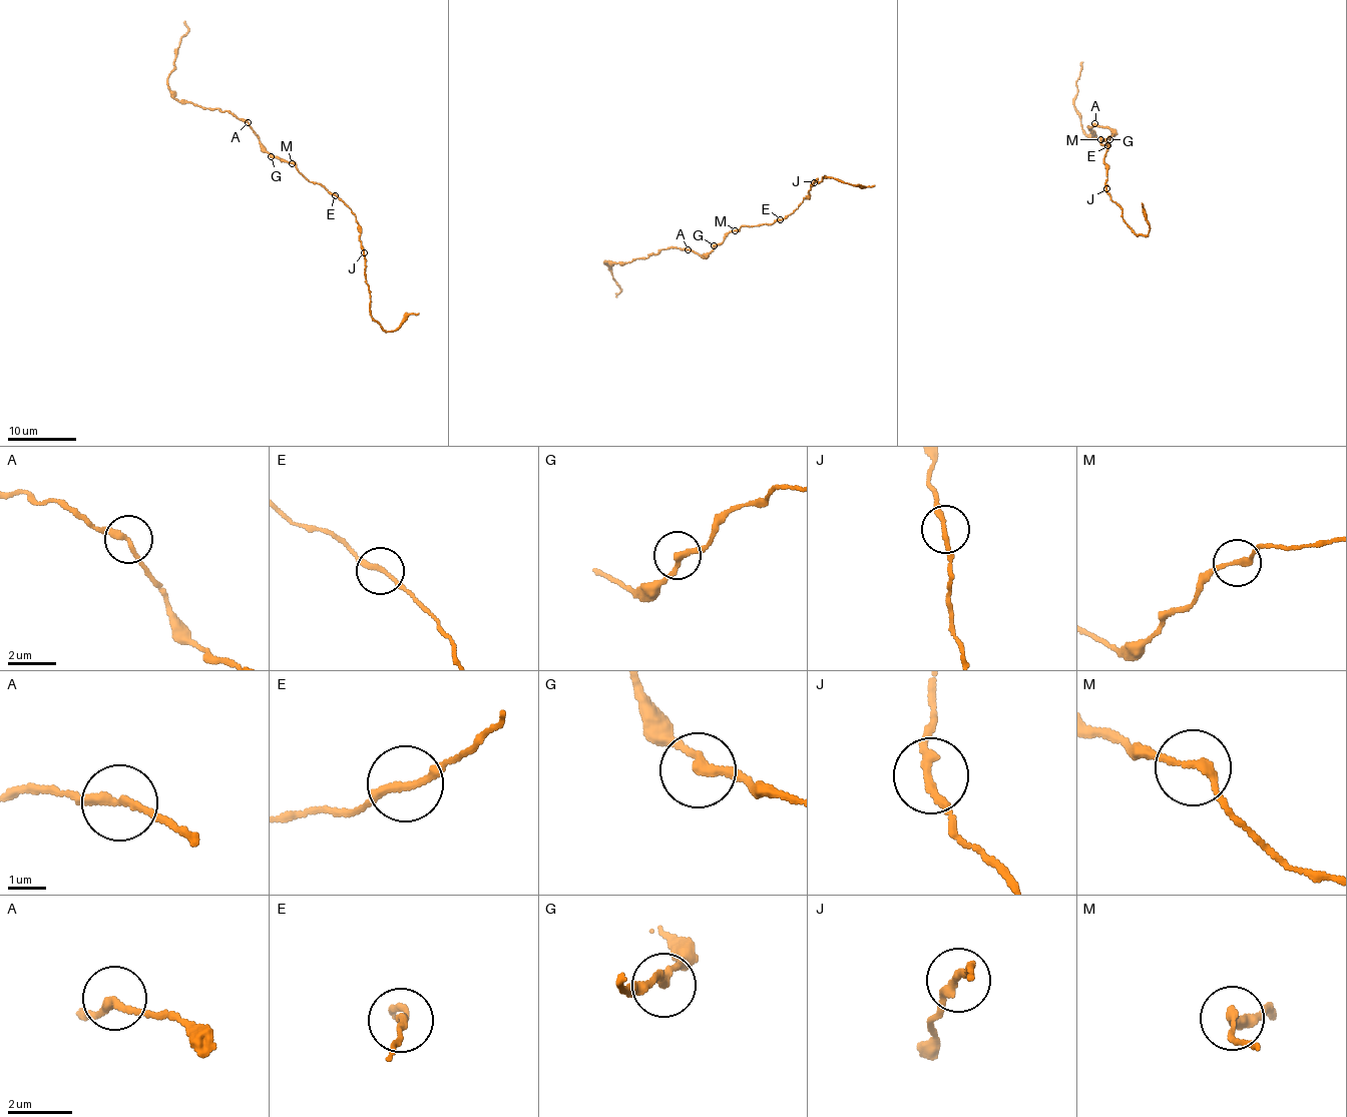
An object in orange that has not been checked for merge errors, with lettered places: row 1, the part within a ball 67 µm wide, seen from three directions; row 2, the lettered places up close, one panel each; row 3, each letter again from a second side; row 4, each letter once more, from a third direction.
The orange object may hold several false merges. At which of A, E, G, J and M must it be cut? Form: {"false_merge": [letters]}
{"false_merge": ["A"]}

